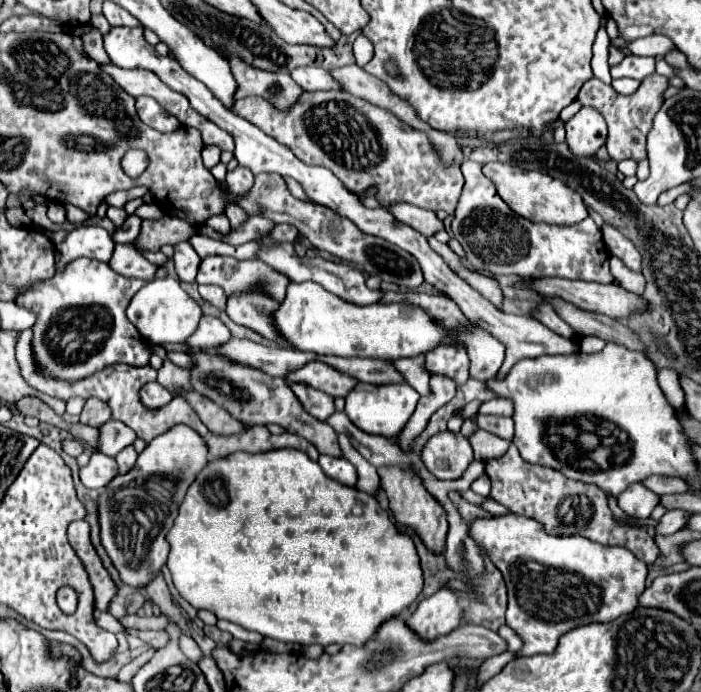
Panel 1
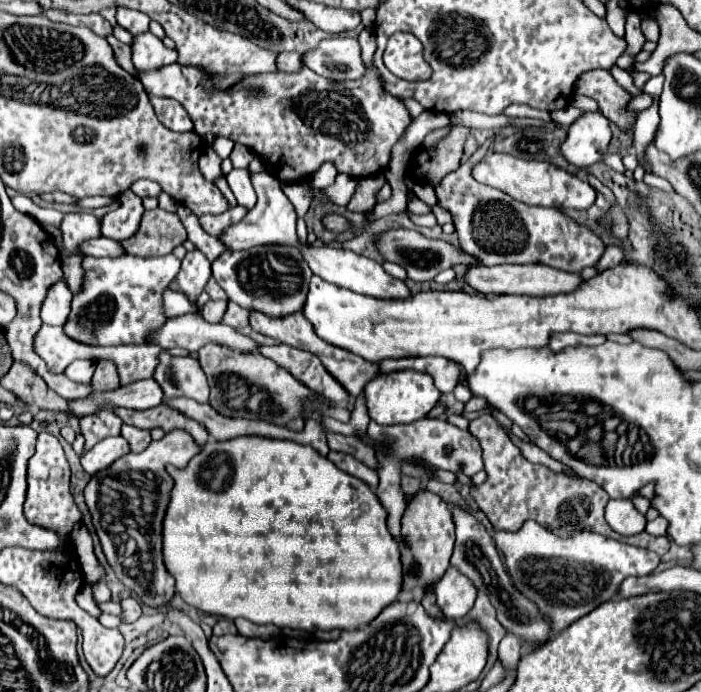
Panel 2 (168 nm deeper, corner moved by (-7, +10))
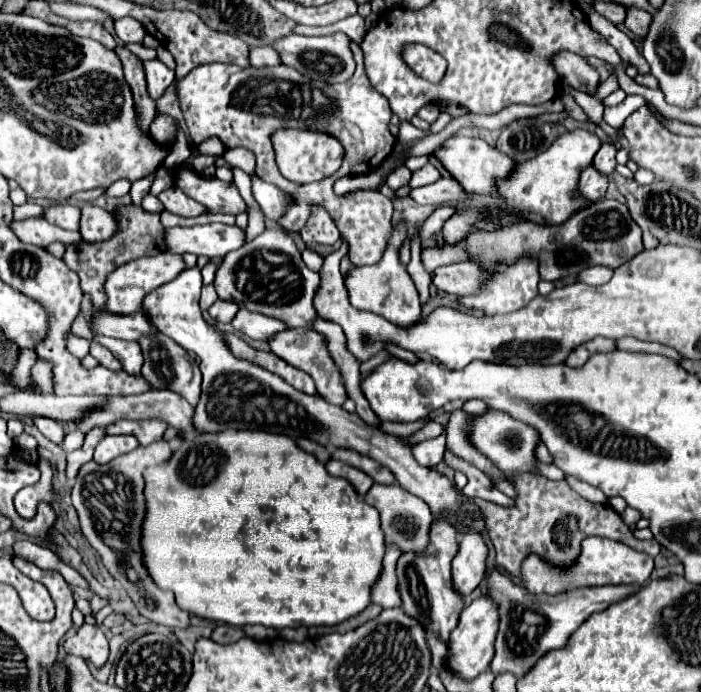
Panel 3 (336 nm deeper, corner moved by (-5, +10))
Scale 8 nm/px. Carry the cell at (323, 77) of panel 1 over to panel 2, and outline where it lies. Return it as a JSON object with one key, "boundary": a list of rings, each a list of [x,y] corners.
{"boundary":[[[282,52],[278,54],[278,70],[282,72],[298,72],[298,68],[304,68],[302,56],[298,52]]]}

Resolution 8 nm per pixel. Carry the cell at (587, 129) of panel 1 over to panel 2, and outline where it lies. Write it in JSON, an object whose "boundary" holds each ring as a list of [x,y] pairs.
{"boundary":[[[600,110],[584,112],[568,128],[568,138],[562,144],[562,154],[570,164],[592,166],[608,150],[610,136],[610,122],[600,114]]]}

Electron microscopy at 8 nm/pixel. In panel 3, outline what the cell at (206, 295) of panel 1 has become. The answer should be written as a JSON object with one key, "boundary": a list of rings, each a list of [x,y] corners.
{"boundary":[[[210,284],[210,286],[204,286],[204,288],[202,288],[202,298],[200,298],[200,310],[202,310],[202,312],[208,310],[216,300],[218,300],[218,296],[216,296],[214,286],[212,286],[212,284]]]}

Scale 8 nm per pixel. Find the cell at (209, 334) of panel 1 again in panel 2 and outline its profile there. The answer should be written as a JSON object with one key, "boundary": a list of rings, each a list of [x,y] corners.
{"boundary":[[[228,302],[228,308],[224,312],[224,318],[222,318],[222,324],[228,324],[232,328],[242,328],[248,324],[248,310],[234,304],[234,302]]]}

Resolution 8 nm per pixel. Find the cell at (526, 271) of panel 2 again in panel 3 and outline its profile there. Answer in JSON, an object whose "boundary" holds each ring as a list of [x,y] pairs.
{"boundary":[[[456,262],[436,268],[436,272],[432,272],[432,284],[446,294],[470,296],[480,290],[480,284],[484,282],[480,276],[484,276],[484,272],[476,264]]]}

